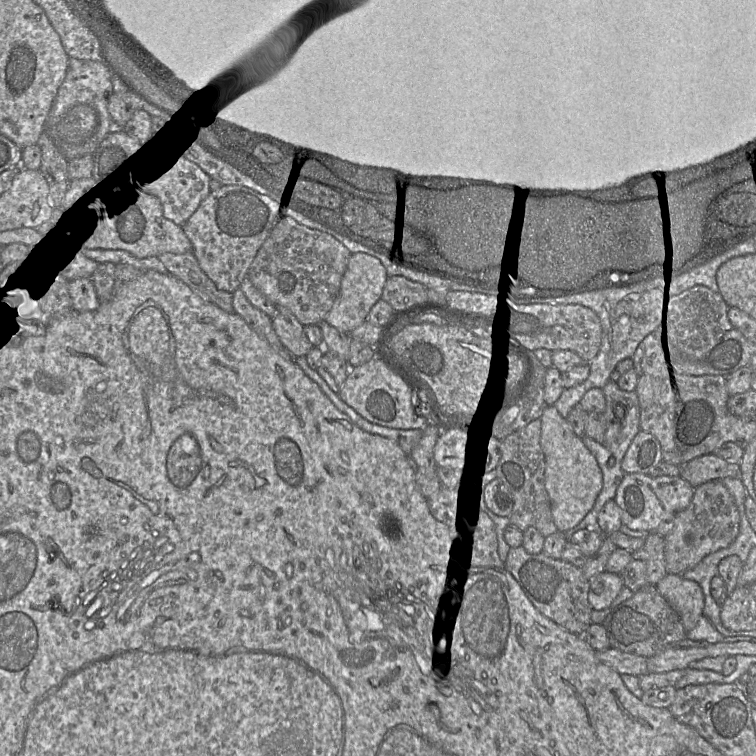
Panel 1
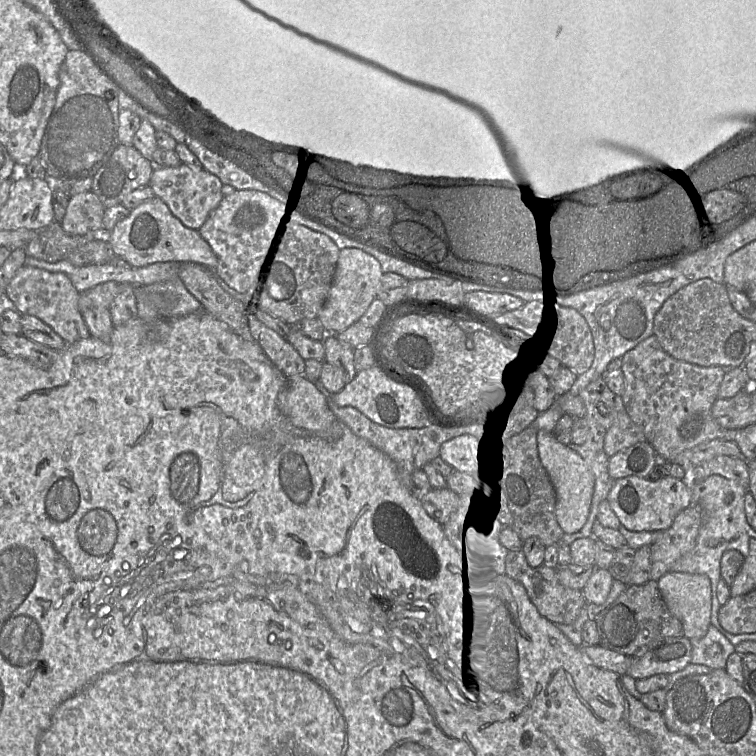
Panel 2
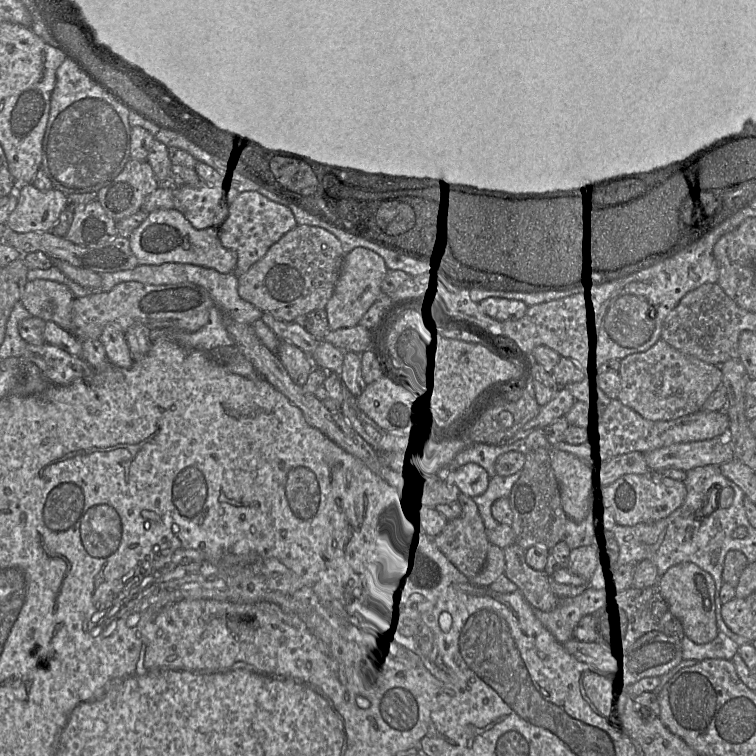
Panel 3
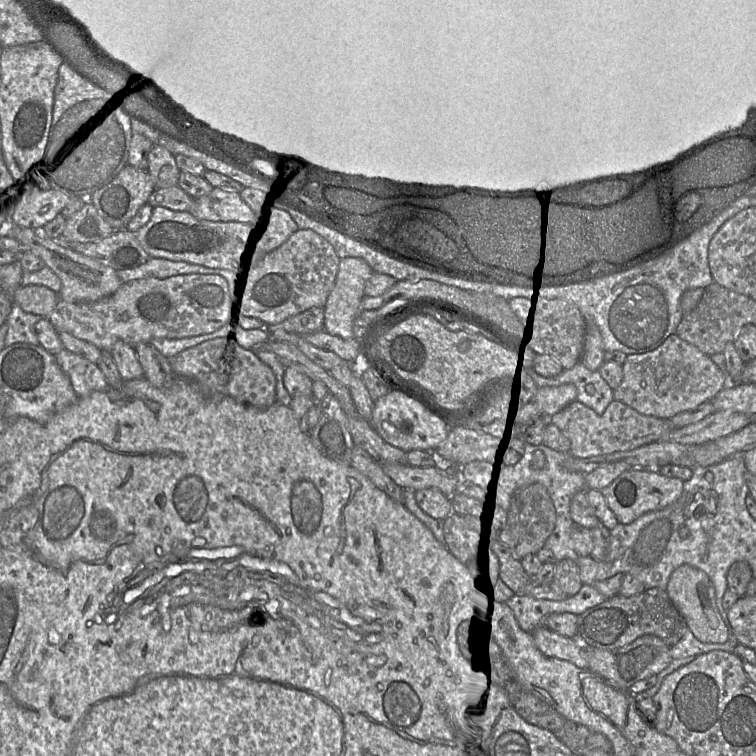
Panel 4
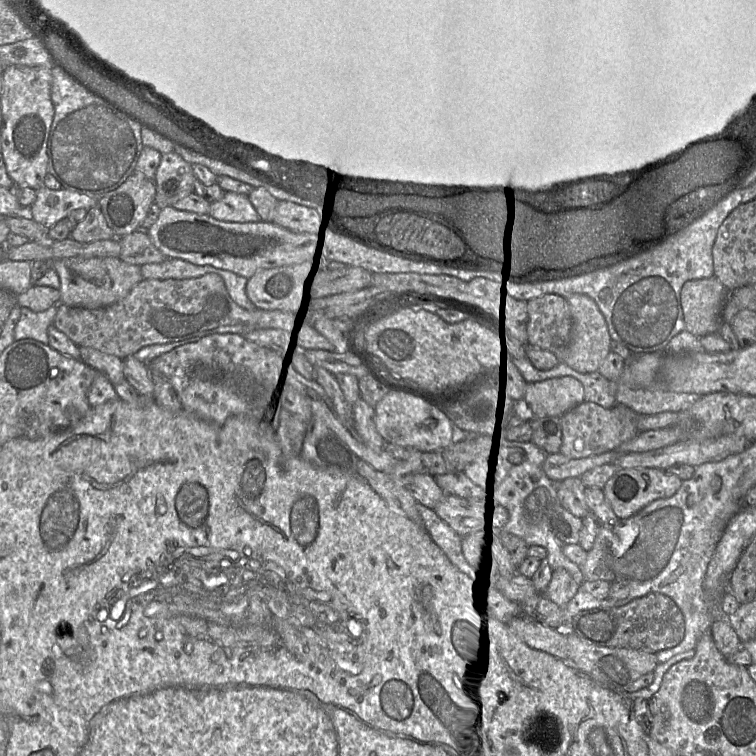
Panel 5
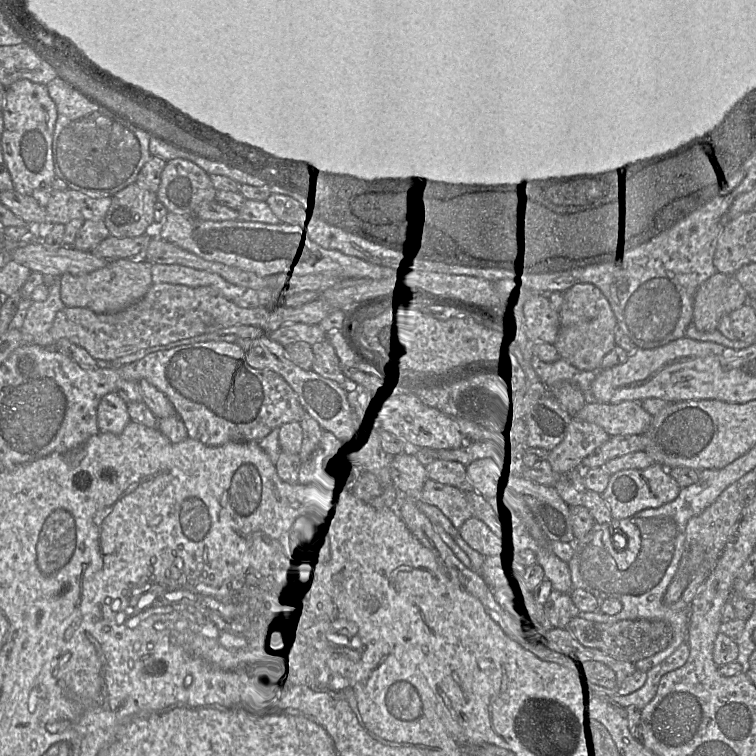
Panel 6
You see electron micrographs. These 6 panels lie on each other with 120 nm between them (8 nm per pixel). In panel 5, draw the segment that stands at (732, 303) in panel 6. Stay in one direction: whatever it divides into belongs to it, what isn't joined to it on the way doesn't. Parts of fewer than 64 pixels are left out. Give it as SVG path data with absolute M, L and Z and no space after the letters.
M714 276L686 282L681 289L685 331L698 338L717 333L728 292Z

